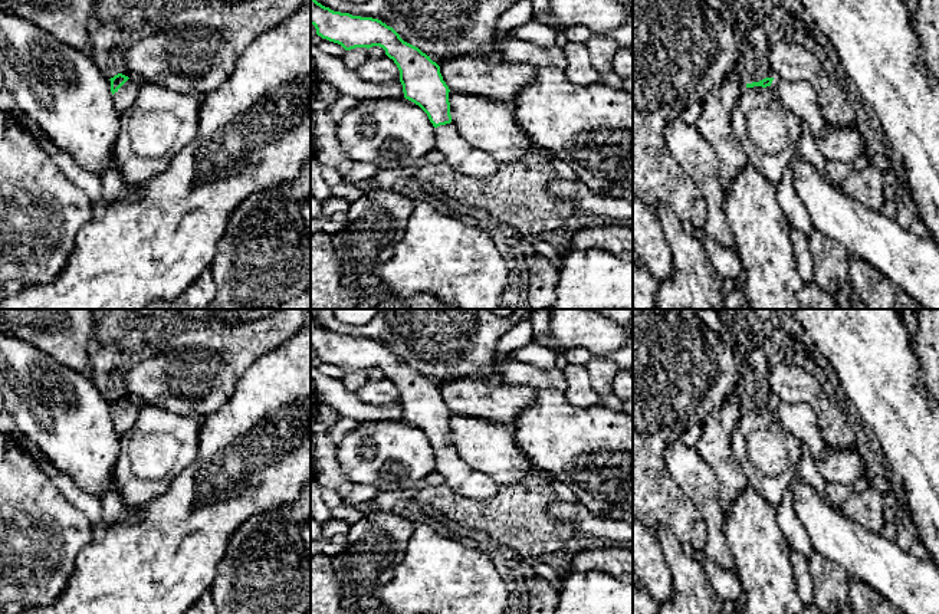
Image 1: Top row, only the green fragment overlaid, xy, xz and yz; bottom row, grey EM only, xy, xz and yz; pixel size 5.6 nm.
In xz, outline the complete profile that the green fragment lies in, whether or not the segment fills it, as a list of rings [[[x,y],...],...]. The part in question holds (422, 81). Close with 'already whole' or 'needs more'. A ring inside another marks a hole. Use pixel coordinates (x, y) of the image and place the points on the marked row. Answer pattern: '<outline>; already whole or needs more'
[[[311,0],[311,24],[322,39],[341,45],[345,50],[355,47],[380,46],[385,55],[394,60],[400,70],[404,98],[418,105],[436,128],[434,150],[444,155],[444,161],[457,173],[476,178],[489,178],[496,174],[499,164],[485,151],[467,144],[452,124],[449,86],[443,81],[440,66],[423,53],[418,47],[404,42],[400,35],[385,23],[372,17],[352,16],[349,13],[334,12],[316,0]]]; needs more

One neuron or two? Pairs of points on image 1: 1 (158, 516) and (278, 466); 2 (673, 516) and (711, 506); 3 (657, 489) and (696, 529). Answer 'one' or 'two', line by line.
1: one
2: two
3: one

